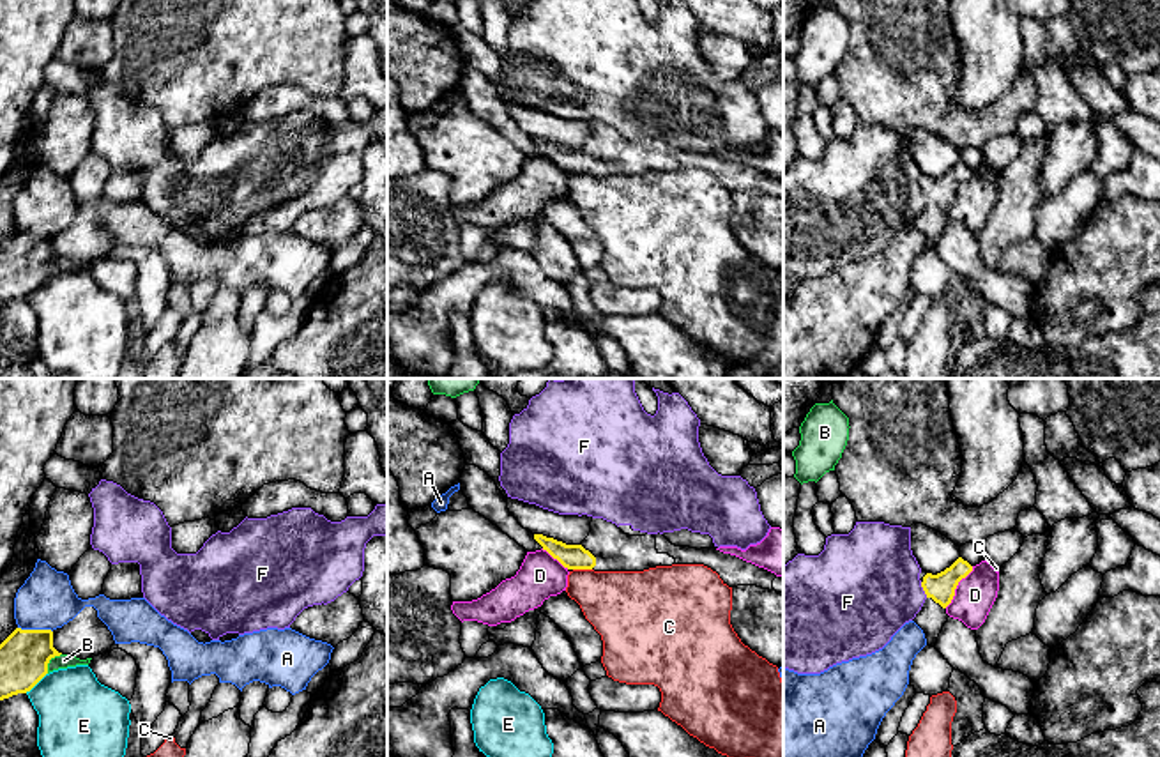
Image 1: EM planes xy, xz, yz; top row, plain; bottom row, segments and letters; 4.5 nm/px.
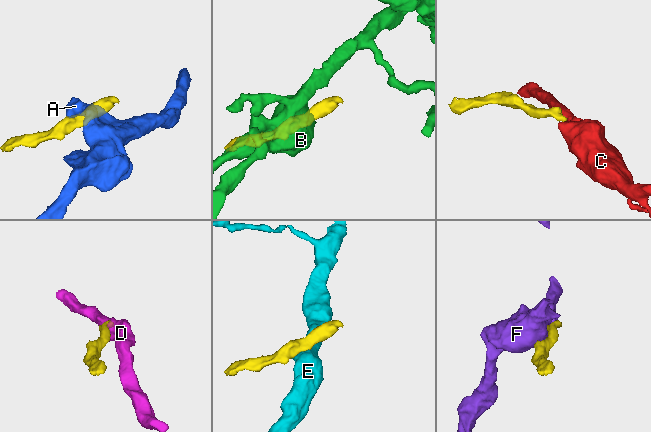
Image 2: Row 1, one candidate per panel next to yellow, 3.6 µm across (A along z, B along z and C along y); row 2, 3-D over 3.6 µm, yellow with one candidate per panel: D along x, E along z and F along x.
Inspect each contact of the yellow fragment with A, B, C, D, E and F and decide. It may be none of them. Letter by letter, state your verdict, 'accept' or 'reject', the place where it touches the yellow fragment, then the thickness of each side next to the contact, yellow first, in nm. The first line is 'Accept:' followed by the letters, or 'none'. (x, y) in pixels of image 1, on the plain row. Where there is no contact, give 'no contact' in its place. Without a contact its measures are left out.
Accept: none
A: reject; meets yellow in xy at (36, 234); 220 nm thick on the yellow side, 260 nm on the other
B: reject; meets yellow in xy at (48, 266); 220 nm thick on the yellow side, 60 nm on the other
C: reject; meets yellow in xz at (582, 172); 110 nm thick on the yellow side, 320 nm on the other
D: reject; meets yellow in yz at (955, 191); 130 nm thick on the yellow side, 190 nm on the other
E: reject; meets yellow in xy at (36, 287); 220 nm thick on the yellow side, 360 nm on the other
F: reject; meets yellow in yz at (923, 193); 130 nm thick on the yellow side, 460 nm on the other

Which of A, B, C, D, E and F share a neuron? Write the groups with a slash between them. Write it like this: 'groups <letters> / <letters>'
groups A / B / C / D / E / F

